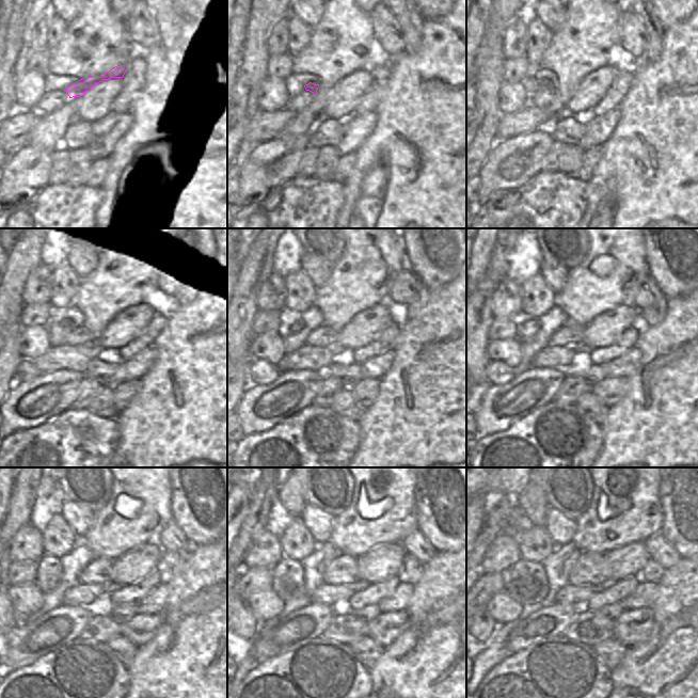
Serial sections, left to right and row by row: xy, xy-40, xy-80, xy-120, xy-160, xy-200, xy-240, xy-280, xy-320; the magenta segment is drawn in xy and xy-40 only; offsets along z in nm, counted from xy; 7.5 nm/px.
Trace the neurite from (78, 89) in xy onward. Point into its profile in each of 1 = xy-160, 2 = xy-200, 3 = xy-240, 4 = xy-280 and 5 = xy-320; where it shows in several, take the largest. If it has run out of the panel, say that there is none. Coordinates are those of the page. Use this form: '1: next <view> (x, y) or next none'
1: next xy-160 (296, 327)
2: next xy-200 (527, 327)
3: next xy-240 (49, 568)
4: next xy-280 (287, 575)
5: next xy-320 (525, 582)

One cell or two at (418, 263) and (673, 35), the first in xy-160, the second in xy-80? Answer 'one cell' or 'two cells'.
two cells

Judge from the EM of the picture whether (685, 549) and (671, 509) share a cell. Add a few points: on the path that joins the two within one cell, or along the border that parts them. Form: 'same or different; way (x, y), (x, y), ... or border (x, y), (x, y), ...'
same; way (685, 539), (678, 532), (676, 519)

